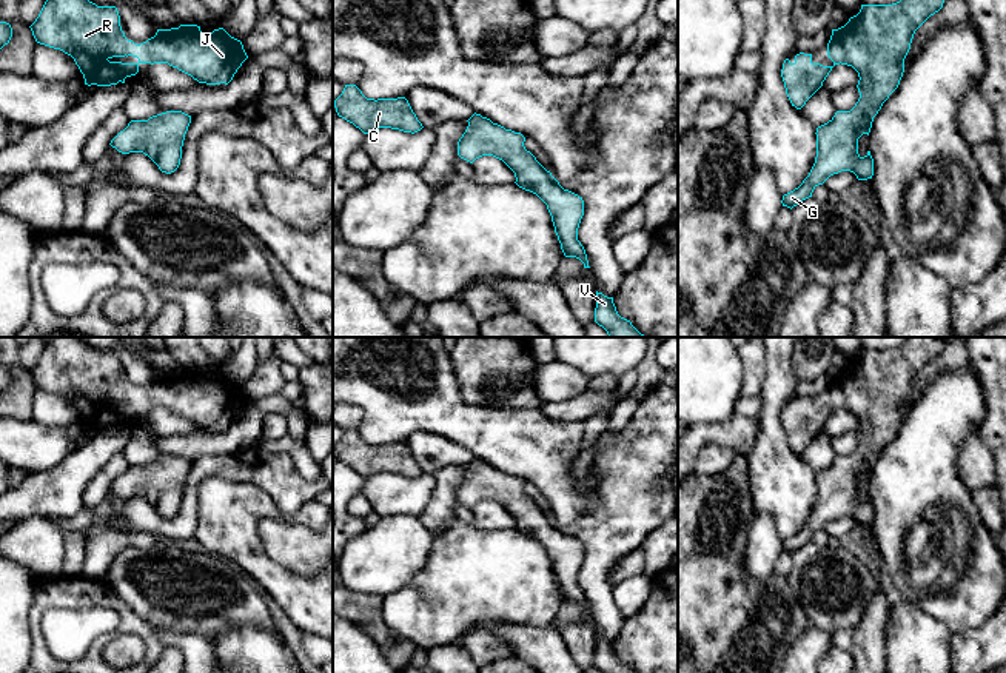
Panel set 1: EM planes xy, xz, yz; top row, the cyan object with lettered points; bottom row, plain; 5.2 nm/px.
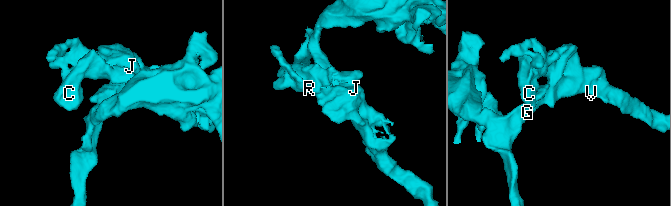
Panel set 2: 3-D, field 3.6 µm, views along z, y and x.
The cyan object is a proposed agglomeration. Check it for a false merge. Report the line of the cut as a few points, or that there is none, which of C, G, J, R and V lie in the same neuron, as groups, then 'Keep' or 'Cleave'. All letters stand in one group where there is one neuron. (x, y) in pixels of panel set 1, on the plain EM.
No split. Groups: C G J R V. Keep

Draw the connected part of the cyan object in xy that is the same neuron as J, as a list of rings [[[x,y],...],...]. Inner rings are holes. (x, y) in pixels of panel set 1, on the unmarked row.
[[[54,337],[43,350],[39,362],[29,371],[37,388],[60,394],[71,400],[83,419],[85,430],[111,431],[125,428],[126,422],[139,417],[140,408],[168,408],[191,420],[199,428],[228,430],[242,408],[248,403],[240,385],[223,373],[203,380],[197,370],[180,370],[157,374],[156,380],[137,390],[125,382],[116,351],[97,351],[80,337]],[[112,402],[137,402],[137,408],[112,407]]]

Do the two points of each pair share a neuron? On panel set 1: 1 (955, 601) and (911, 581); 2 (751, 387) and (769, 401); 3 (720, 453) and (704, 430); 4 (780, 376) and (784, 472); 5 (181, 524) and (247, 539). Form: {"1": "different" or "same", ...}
{"1": "same", "2": "different", "3": "different", "4": "same", "5": "different"}

